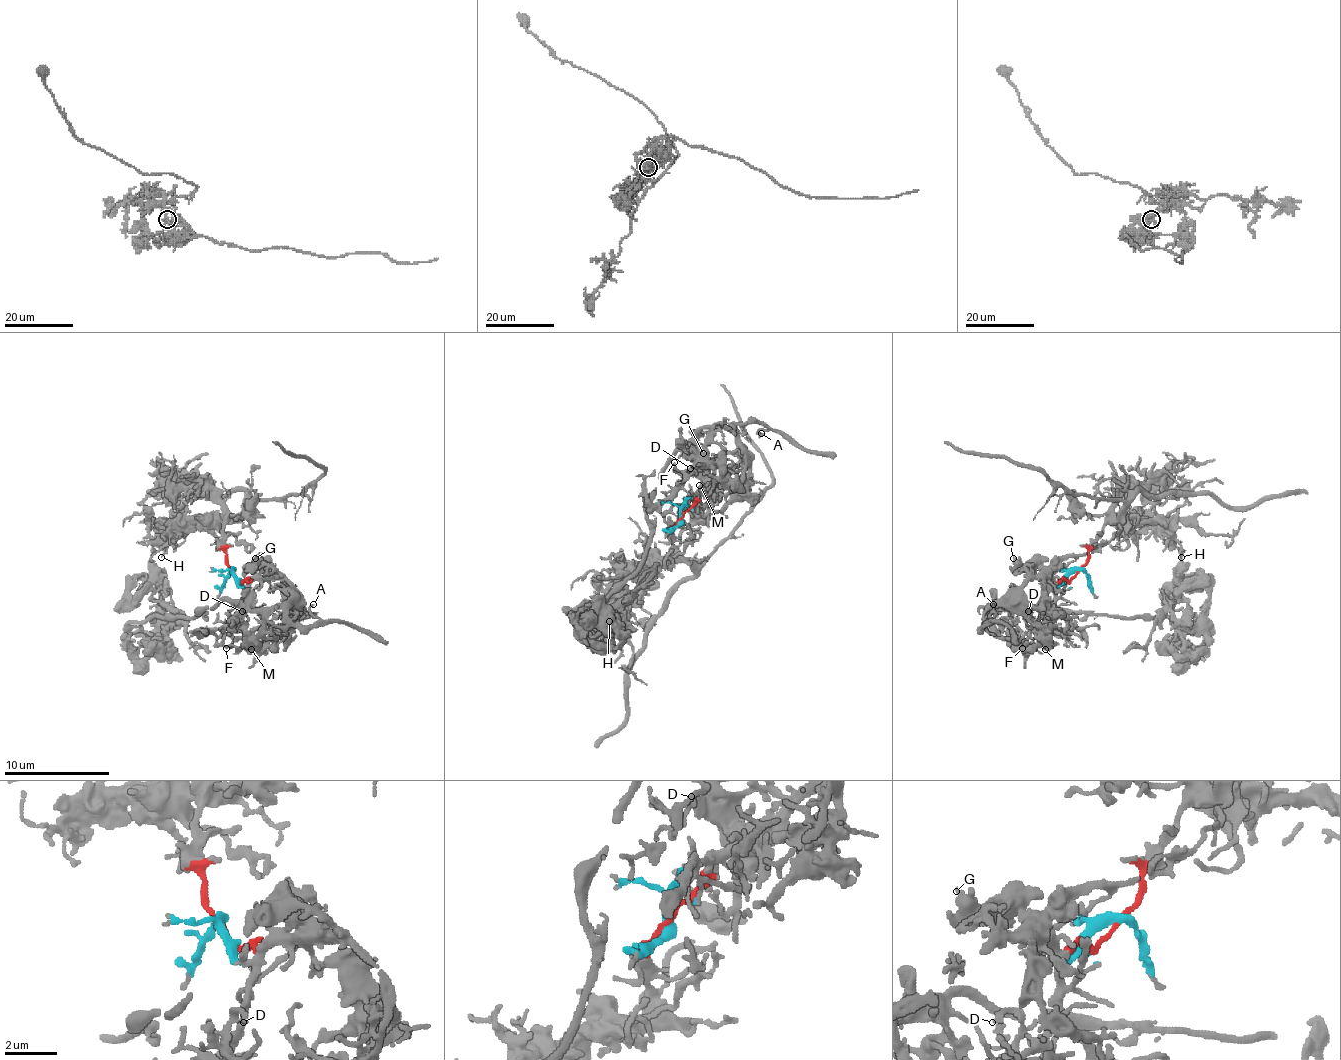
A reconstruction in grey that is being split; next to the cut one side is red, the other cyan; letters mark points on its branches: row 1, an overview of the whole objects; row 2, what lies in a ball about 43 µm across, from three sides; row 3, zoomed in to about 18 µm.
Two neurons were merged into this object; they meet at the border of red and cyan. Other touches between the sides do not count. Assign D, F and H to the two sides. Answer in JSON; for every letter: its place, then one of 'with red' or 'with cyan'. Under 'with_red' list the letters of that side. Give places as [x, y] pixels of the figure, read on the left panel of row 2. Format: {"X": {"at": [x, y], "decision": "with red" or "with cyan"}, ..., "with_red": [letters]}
{"D": {"at": [242, 611], "decision": "with cyan"}, "F": {"at": [226, 648], "decision": "with cyan"}, "H": {"at": [161, 557], "decision": "with red"}, "with_red": ["H"]}

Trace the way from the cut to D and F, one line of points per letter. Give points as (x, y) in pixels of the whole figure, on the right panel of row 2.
D: (1079, 571), (1068, 576), (1055, 592), (1058, 613), (1065, 621), (1063, 631), (1055, 629), (1036, 608), (1028, 610)
F: (1079, 571), (1055, 592), (1055, 610), (1065, 621), (1065, 629), (1034, 626), (1034, 647), (1023, 647)

